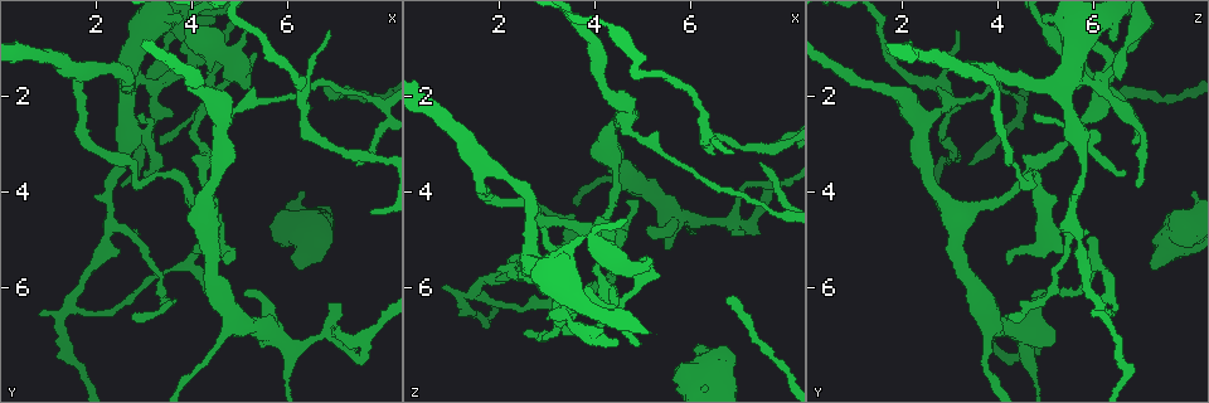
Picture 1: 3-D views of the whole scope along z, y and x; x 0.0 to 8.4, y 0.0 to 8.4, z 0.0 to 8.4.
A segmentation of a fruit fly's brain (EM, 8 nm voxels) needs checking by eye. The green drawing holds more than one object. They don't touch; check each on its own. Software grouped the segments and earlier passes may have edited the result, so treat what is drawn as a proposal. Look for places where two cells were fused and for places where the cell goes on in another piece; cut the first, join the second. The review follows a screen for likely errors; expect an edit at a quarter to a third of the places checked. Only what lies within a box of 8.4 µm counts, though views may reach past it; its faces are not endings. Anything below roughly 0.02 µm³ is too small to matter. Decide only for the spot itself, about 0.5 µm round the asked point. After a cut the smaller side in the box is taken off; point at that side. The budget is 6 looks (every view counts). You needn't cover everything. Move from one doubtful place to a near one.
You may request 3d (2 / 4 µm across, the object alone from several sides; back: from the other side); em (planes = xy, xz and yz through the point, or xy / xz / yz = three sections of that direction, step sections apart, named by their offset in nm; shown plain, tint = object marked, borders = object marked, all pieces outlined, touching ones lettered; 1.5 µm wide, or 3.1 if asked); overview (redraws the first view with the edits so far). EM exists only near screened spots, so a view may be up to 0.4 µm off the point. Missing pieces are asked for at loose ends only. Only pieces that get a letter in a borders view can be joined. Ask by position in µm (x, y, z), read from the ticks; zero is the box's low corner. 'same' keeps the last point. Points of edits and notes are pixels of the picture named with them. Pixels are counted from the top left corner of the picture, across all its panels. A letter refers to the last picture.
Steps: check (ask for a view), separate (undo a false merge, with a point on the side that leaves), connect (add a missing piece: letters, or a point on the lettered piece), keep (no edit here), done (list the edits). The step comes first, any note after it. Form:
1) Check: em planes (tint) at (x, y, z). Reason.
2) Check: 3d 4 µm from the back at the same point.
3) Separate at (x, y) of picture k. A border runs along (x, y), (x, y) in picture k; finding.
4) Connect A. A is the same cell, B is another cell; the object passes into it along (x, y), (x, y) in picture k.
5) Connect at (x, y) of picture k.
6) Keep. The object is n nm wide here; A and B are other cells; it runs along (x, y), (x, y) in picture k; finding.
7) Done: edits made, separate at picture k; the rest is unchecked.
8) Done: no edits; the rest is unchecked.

Check: em planes (borders) at (2.90, 3.85, 4.65). Sharp bend.

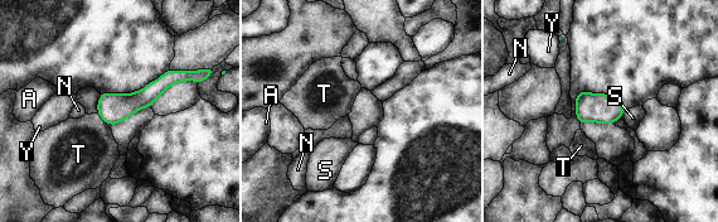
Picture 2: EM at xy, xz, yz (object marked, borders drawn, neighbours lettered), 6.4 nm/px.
Keep. The longest contact is with T, 130 nm; A, N, S, T and Y are other cells; a border runs along (625, 110), (621, 117) in picture 2; one cell here.

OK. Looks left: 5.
Check: em planes (borders) at (3.90, 0.90, 6.45).

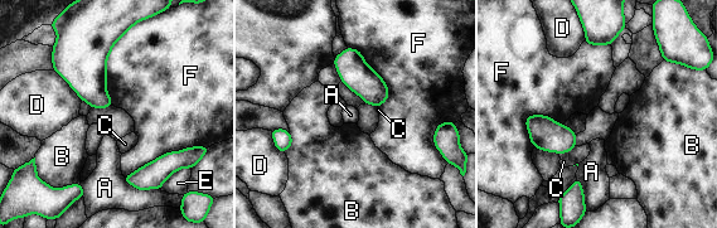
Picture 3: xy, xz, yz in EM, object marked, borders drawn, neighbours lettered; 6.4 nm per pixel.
Keep. A, B, C, D, E and F are other cells; no lettered piece goes on from it.

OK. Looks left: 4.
Check: em yz step 4 (tint) at (2.70, 6.70, 4.30). Long arm stops here.

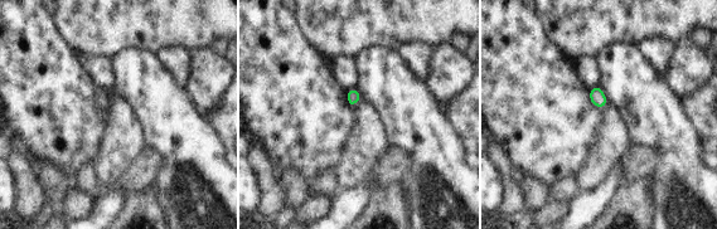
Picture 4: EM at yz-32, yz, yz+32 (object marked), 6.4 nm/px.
Check: em xz step 8 (borders) at the same point. Another direction.

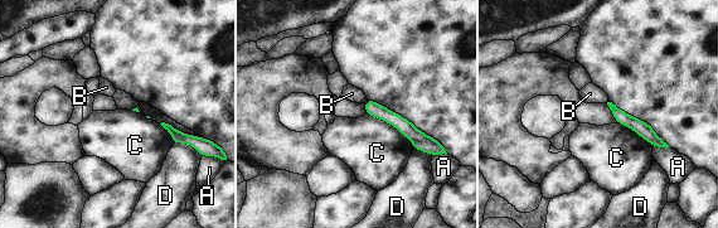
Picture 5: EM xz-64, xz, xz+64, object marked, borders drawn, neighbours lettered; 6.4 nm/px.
Keep. The longest contact is with C, 380 nm; A, B, C and D are other cells; no lettered piece goes on from it.

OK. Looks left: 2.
Done: no edits; the rest is unchecked.

